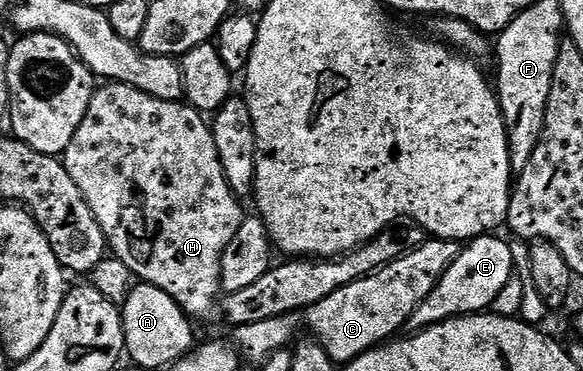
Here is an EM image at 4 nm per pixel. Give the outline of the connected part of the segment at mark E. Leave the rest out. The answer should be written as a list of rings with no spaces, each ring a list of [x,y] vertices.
[[[494,233],[483,234],[480,238],[472,238],[460,249],[457,260],[449,266],[449,272],[441,276],[437,288],[425,296],[425,300],[413,312],[407,321],[406,329],[411,332],[427,330],[450,318],[464,318],[466,314],[482,314],[491,310],[493,300],[497,300],[501,288],[509,284],[516,273],[515,254],[511,246],[503,238],[495,238]]]

